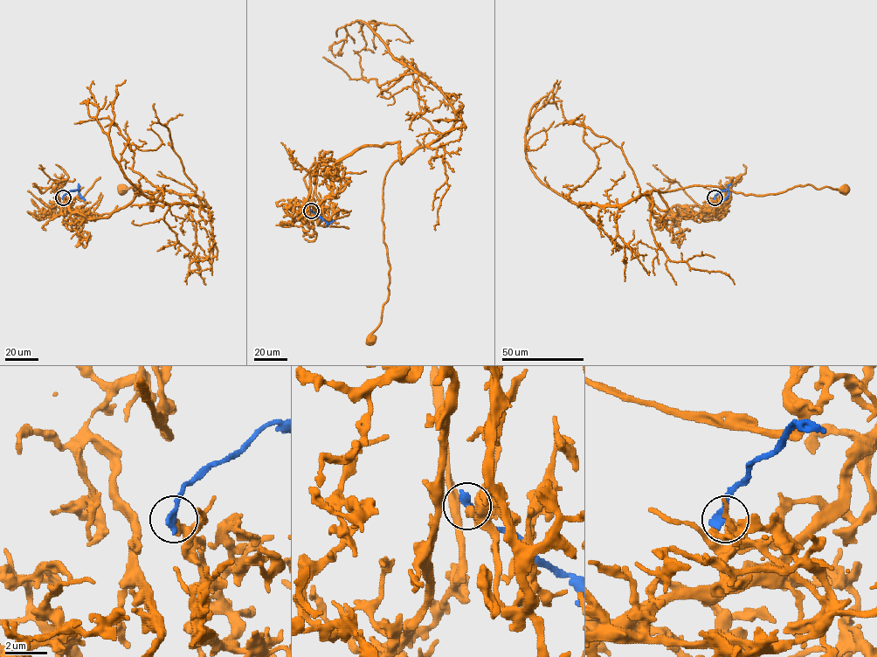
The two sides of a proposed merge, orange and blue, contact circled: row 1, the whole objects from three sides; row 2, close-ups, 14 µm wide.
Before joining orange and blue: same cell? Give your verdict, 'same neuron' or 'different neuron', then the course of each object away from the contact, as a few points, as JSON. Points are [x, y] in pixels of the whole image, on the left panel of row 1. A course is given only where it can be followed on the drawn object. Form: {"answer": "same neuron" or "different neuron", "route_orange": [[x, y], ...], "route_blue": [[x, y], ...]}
{"answer": "different neuron", "route_orange": [[63, 197], [65, 207], [95, 218], [144, 191], [151, 210], [160, 194], [120, 187]], "route_blue": [[63, 197], [70, 190], [78, 190], [85, 200]]}

